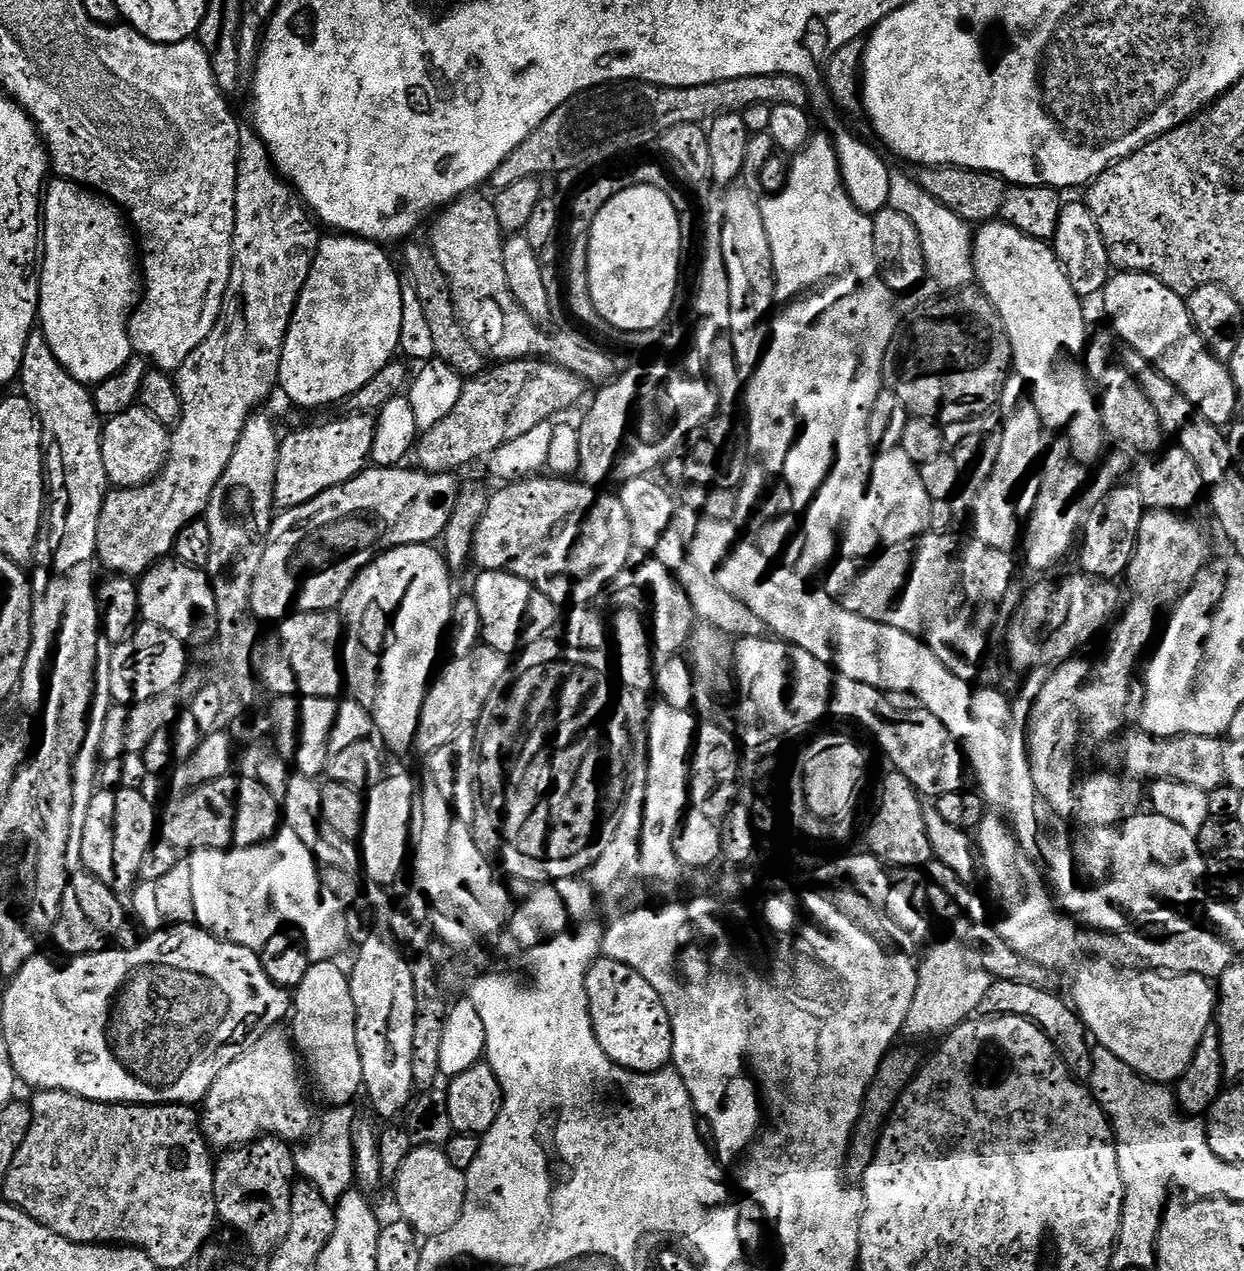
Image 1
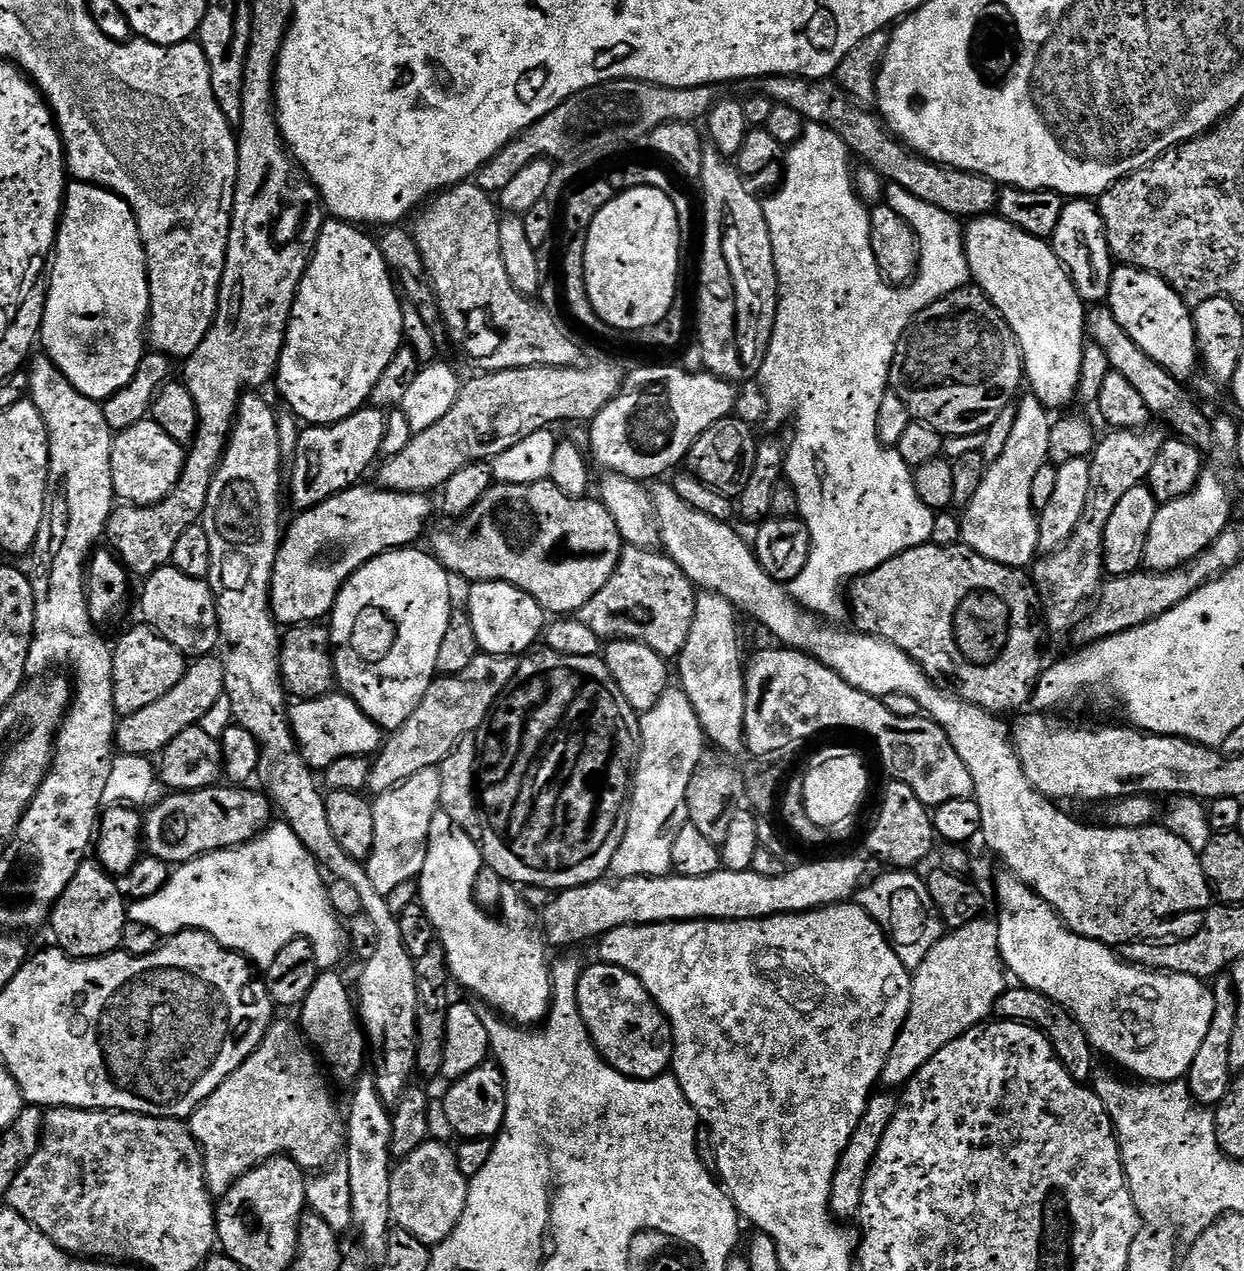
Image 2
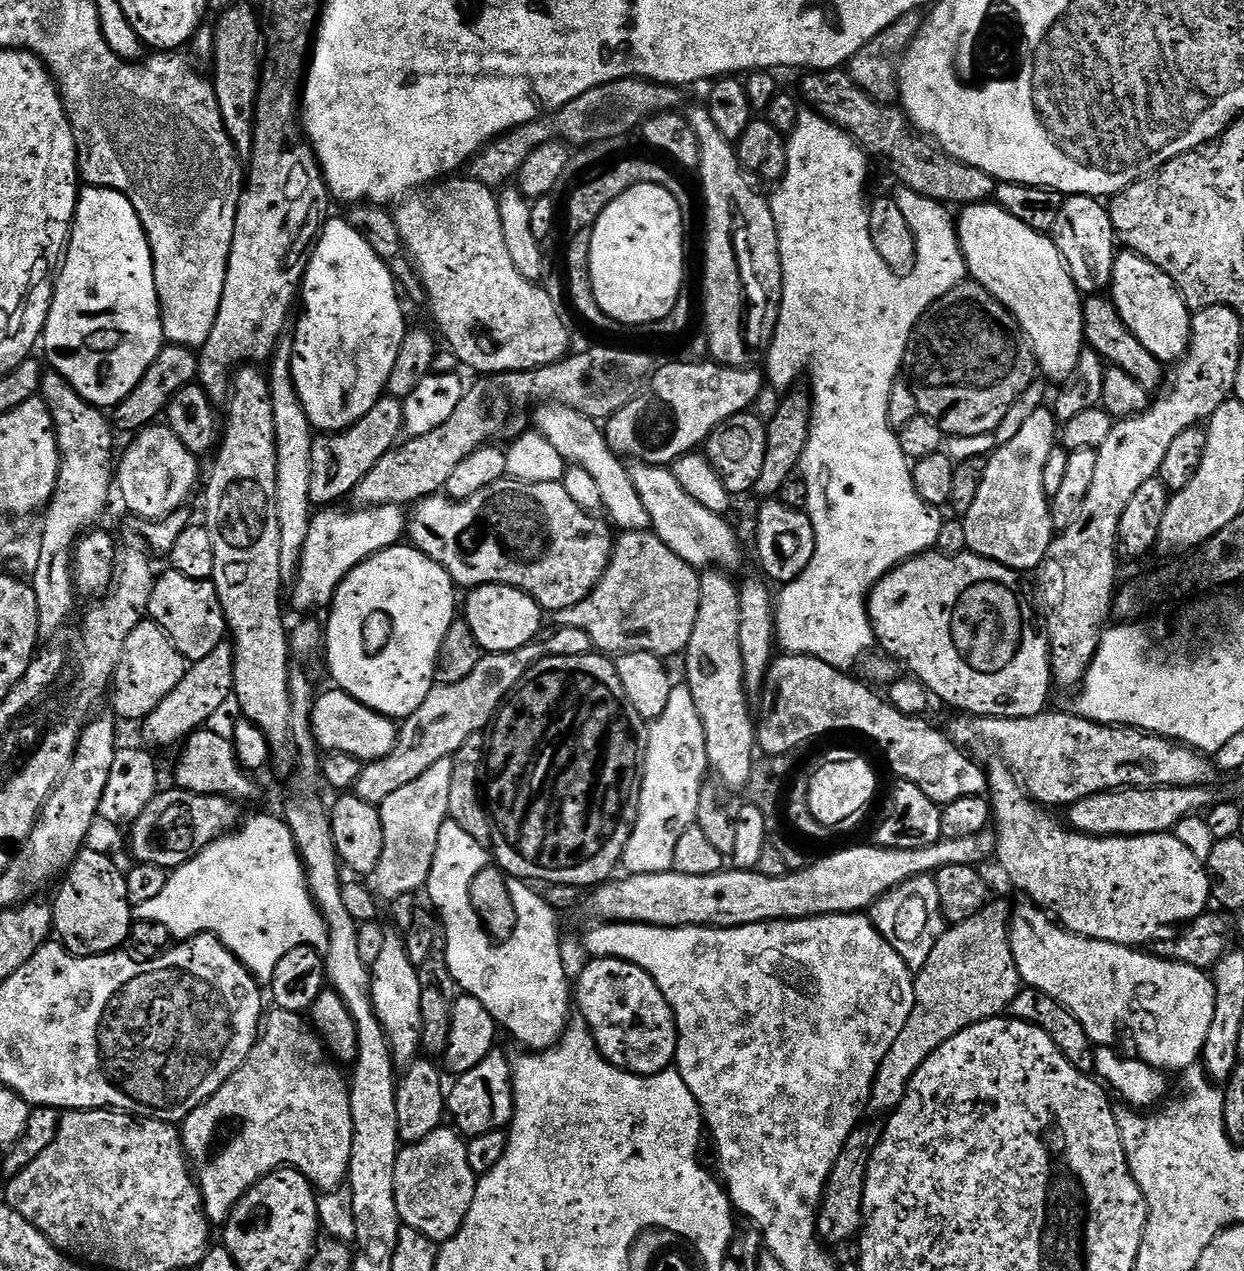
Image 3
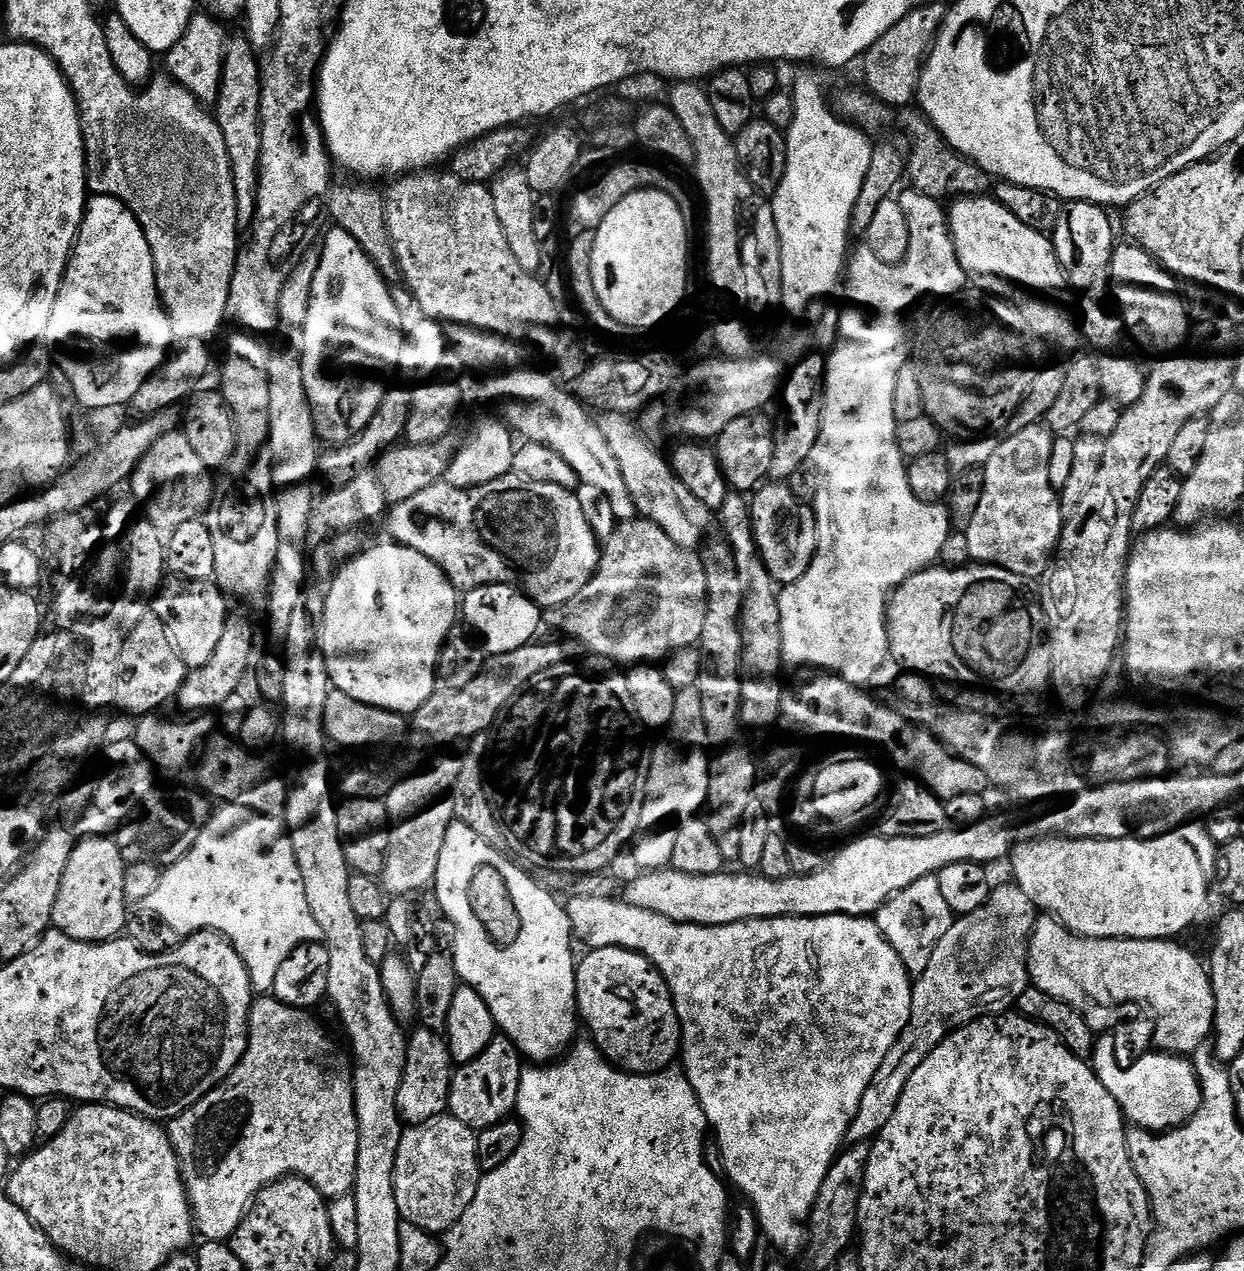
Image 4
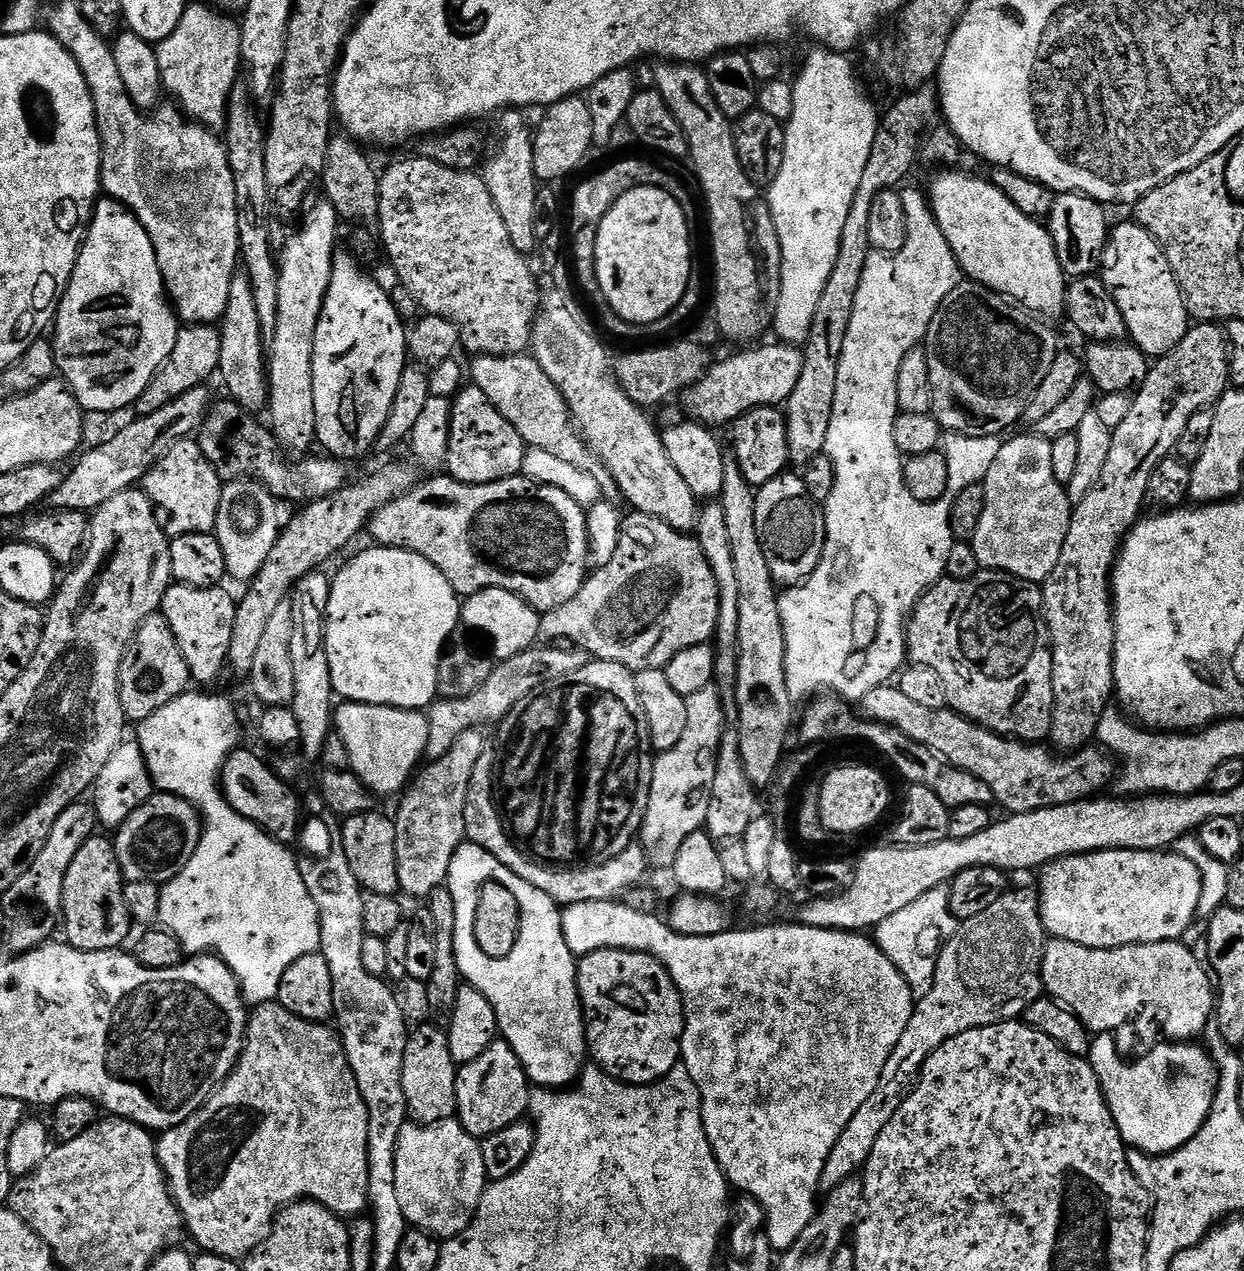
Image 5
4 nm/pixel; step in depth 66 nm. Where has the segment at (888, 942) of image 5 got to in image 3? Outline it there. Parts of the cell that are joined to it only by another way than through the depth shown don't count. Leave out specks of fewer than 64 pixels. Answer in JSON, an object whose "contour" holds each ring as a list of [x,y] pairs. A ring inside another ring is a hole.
{"contour":[[[931,875],[916,876],[913,880],[902,882],[891,888],[885,896],[880,897],[870,909],[872,925],[880,931],[880,937],[894,950],[908,967],[913,970],[923,968],[926,958],[930,958],[930,950],[942,938],[946,930],[944,912],[940,909],[938,886]]]}

